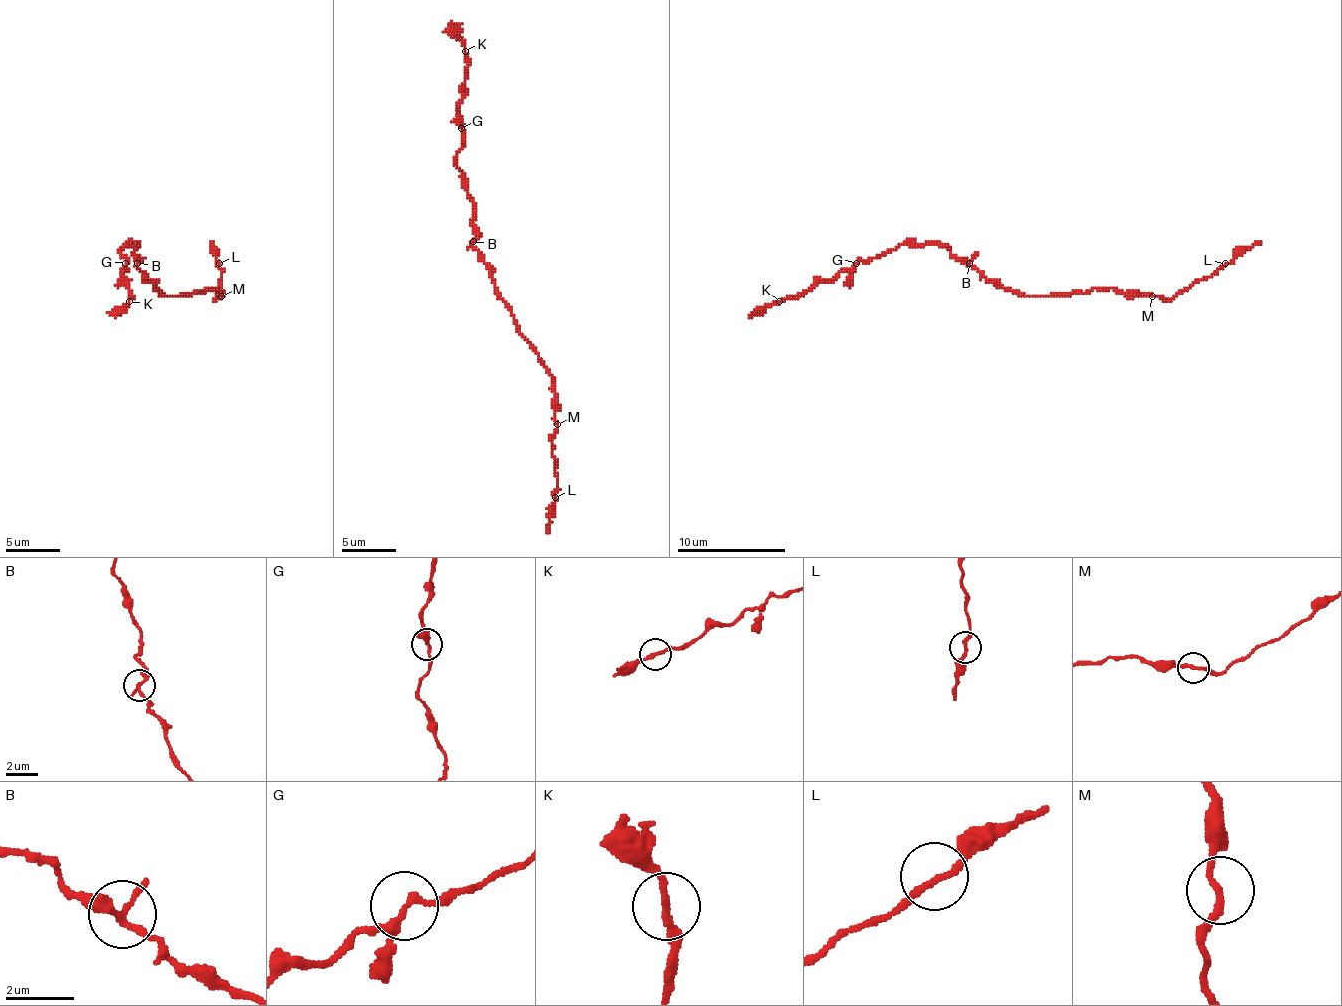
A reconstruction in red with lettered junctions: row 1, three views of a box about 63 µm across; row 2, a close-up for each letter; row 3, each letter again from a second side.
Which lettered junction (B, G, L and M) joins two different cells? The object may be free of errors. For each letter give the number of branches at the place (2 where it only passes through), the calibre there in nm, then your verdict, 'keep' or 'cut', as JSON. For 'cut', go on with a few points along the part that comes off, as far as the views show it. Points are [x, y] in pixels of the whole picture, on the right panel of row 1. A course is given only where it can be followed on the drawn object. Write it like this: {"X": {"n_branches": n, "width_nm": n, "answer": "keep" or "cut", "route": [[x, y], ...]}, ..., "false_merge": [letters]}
{"B": {"n_branches": 3, "width_nm": 240, "answer": "keep"}, "G": {"n_branches": 3, "width_nm": 190, "answer": "keep"}, "L": {"n_branches": 2, "width_nm": 190, "answer": "keep"}, "M": {"n_branches": 2, "width_nm": 190, "answer": "keep"}, "false_merge": []}

